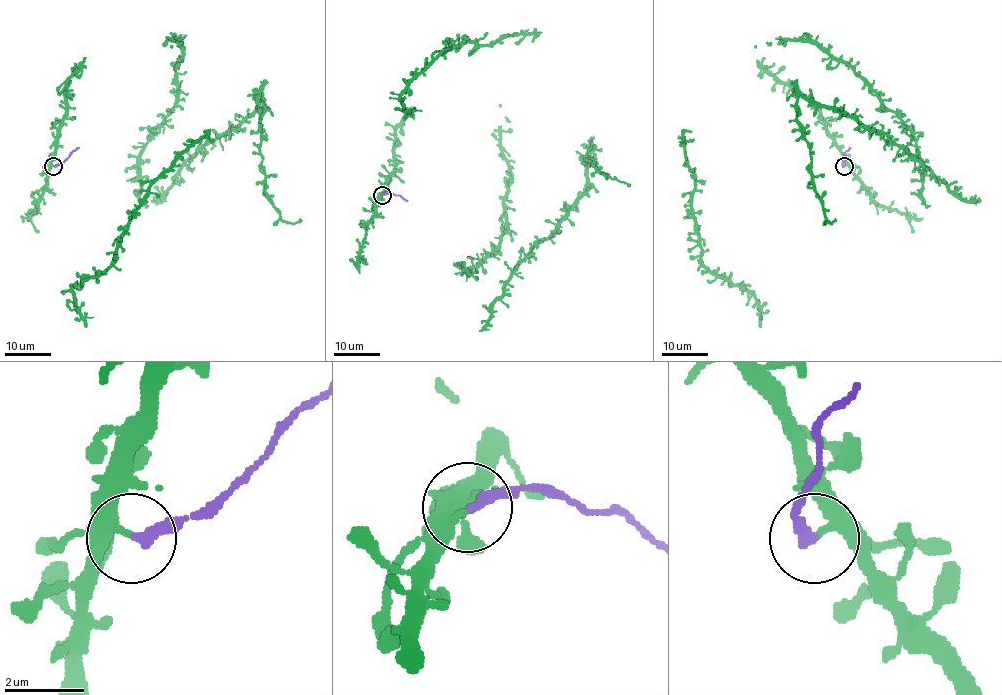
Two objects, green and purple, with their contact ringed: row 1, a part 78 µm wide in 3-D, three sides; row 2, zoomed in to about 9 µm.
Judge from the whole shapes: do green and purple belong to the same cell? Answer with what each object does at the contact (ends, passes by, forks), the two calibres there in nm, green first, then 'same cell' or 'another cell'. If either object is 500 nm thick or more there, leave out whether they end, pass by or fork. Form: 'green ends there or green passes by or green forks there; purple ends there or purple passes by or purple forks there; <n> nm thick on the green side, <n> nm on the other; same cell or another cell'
green ends there; purple ends there; 240 nm thick on the green side, 280 nm on the other; another cell

